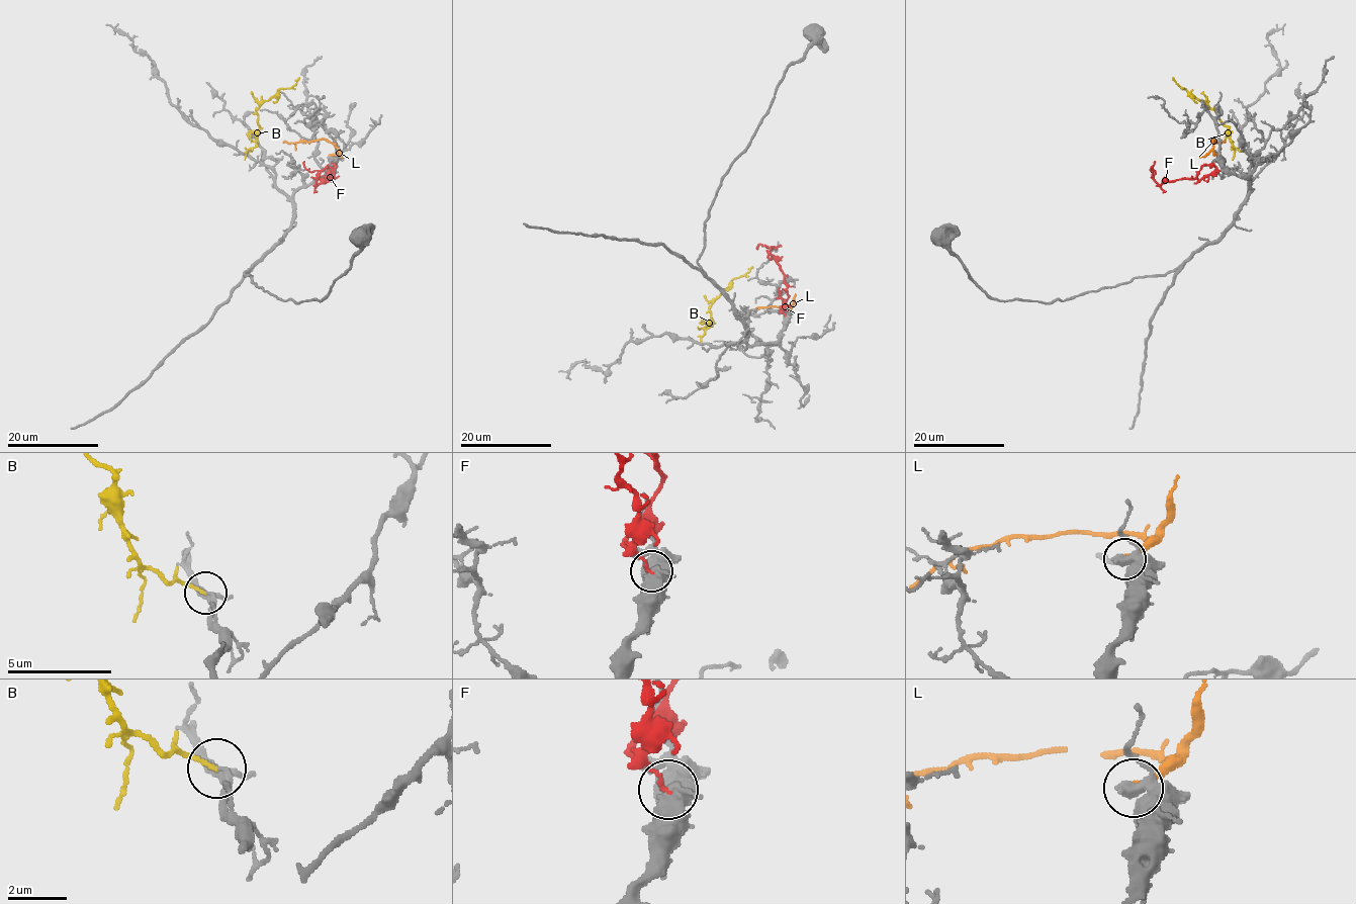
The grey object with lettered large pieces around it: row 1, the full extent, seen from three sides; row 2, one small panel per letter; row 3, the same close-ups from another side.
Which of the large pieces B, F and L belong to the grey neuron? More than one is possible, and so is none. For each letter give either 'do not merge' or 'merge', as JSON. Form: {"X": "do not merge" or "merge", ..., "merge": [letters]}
{"B": "merge", "F": "do not merge", "L": "do not merge", "merge": ["B"]}

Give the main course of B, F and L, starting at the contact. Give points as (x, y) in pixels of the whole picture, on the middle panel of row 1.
B: (701, 342), (713, 322), (709, 305), (734, 278), (743, 276), (752, 267)
F: (786, 315), (781, 310), (787, 298), (782, 270), (770, 248), (760, 244), (757, 249)
L: (784, 312), (790, 306), (758, 306), (747, 310), (736, 320)

